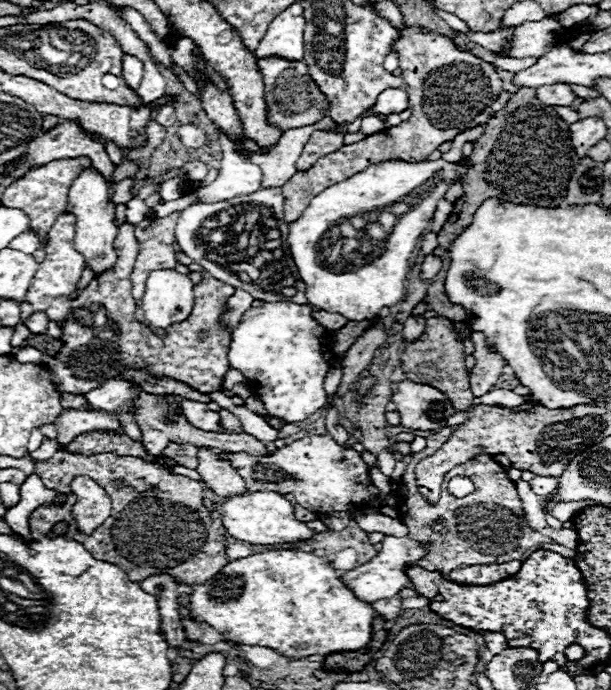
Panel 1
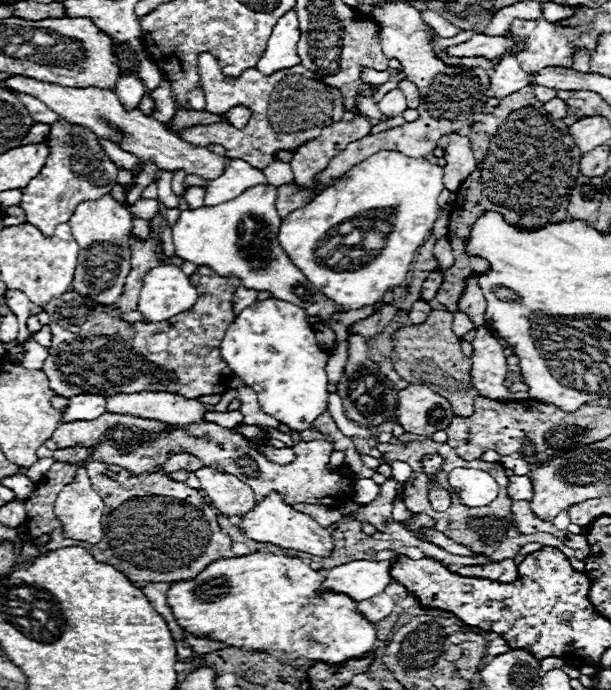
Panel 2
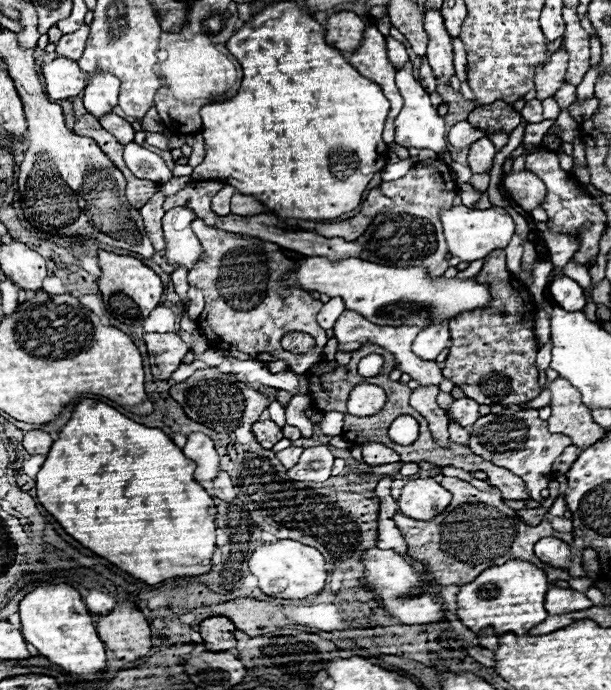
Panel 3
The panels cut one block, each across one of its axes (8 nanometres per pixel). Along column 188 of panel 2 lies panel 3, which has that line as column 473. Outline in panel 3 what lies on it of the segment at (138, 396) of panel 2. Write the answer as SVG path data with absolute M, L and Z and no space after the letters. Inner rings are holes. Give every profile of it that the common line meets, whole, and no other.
M460 398L460 400L454 400L450 404L450 408L446 410L448 412L448 420L450 422L456 422L460 426L472 426L474 420L480 418L478 414L478 402L476 400L470 400L470 398Z

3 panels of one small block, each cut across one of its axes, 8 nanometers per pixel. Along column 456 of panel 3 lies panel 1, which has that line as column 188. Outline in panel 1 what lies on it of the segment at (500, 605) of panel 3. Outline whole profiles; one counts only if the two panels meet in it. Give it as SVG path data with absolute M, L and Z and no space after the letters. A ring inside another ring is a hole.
M266 550L234 562L228 562L212 580L196 584L190 594L188 616L218 630L224 640L272 648L282 656L306 658L312 654L328 656L332 652L360 650L372 638L372 620L376 618L368 602L358 600L348 586L338 580L338 574L324 558L294 552L294 550Z

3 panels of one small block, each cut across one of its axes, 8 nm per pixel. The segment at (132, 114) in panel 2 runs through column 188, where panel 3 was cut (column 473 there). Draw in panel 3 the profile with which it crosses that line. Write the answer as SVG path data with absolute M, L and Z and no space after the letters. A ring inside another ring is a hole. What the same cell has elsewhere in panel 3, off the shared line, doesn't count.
M480 138L470 146L468 152L468 166L474 174L484 174L490 172L492 160L496 156L496 148L488 138Z

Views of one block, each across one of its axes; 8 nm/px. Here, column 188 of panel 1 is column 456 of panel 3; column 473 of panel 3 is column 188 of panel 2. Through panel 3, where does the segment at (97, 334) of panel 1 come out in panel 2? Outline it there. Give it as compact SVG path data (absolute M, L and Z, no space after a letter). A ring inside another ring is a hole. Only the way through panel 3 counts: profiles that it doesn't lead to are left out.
M200 266L192 276L200 292L196 308L174 316L172 320L156 323L124 322L114 314L116 306L104 308L78 292L62 296L62 304L52 304L54 340L48 348L50 360L44 364L50 388L66 398L78 394L114 396L116 392L176 392L192 400L206 394L224 394L234 372L220 356L220 342L234 322L232 296L240 280L222 278L208 266ZM164 332L170 344L164 352L152 354L146 346L152 334ZM66 344L66 348L60 348Z

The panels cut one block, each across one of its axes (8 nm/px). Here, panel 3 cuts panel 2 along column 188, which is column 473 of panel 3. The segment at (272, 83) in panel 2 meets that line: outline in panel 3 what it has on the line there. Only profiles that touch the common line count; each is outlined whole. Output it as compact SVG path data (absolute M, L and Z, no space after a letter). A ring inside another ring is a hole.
M462 121L453 126L448 133L448 141L455 147L469 147L481 136L487 136L487 132L475 130L467 121Z

